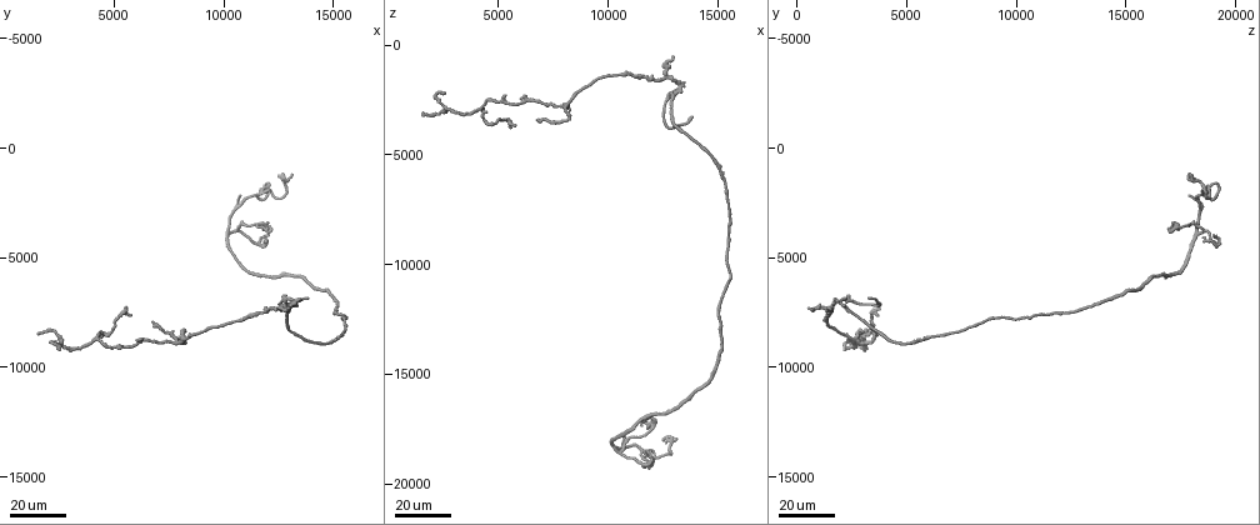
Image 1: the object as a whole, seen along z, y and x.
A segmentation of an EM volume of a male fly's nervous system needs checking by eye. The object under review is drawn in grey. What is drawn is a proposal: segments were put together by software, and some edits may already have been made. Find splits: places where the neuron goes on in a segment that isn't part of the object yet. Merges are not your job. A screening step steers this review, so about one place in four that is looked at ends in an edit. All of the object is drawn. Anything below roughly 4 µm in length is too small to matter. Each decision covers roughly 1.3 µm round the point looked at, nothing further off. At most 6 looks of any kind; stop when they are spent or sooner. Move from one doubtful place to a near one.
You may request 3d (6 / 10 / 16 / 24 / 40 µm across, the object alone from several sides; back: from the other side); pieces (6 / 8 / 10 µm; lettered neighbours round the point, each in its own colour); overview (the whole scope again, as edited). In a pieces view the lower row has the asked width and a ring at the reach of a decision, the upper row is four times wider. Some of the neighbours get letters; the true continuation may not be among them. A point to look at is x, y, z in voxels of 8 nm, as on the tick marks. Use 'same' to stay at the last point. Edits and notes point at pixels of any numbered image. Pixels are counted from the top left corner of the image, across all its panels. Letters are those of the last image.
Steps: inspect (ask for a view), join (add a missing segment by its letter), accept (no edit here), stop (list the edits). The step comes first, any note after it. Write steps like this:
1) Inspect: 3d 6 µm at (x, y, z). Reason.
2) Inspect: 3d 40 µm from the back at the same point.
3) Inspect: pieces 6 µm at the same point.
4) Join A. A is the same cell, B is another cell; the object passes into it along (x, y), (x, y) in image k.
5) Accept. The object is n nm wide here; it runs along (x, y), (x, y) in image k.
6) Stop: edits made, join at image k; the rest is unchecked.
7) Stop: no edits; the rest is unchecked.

Inspect: 3d 24 µm at (10800, 2200, 17900). An open end.

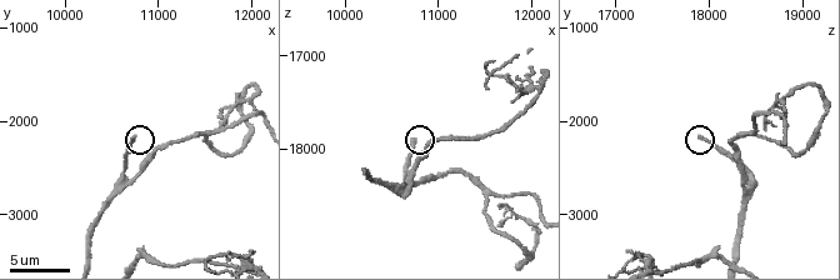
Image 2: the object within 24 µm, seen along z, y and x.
Inspect: 3d 6 µm at (10750, 2200, 17900).

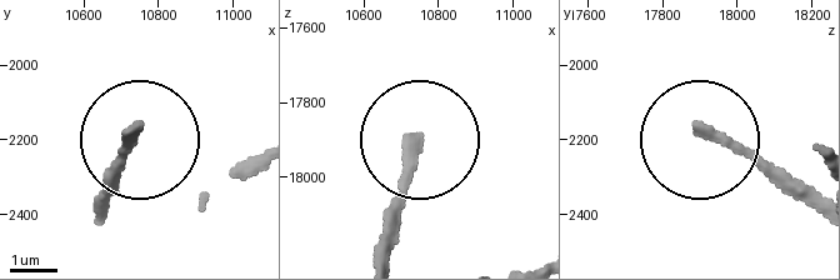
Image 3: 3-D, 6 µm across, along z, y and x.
Inspect: pieces 10 µm at (10730, 2170, 17910).

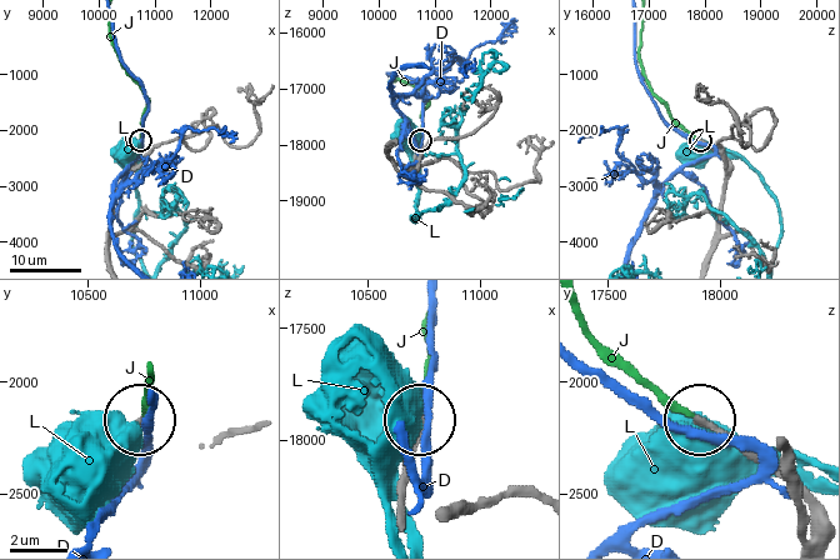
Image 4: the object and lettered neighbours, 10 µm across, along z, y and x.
Join J. J is the same cell, D and L are other cells; it goes on there.

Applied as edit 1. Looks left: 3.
Inspect: overview.

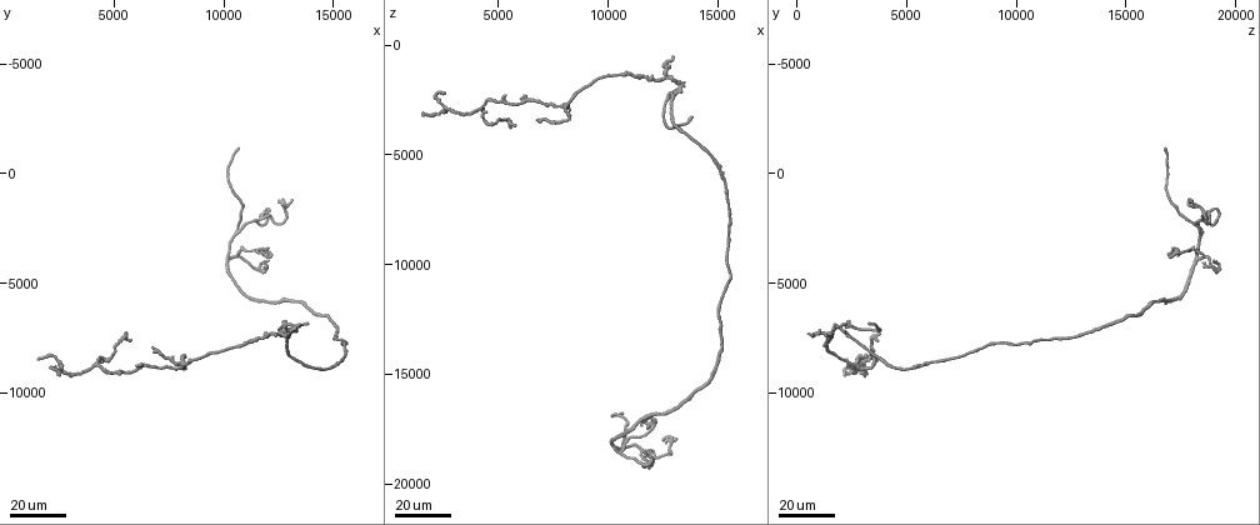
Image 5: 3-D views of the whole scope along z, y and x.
Inspect: 3d 24 µm at (12100, 4000, 18900). Tapers out.

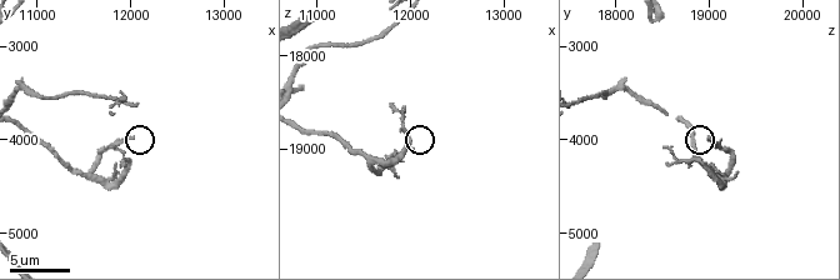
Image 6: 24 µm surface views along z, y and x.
Inspect: pieces 6 µm at (12000, 3950, 19000). See the neighbours.

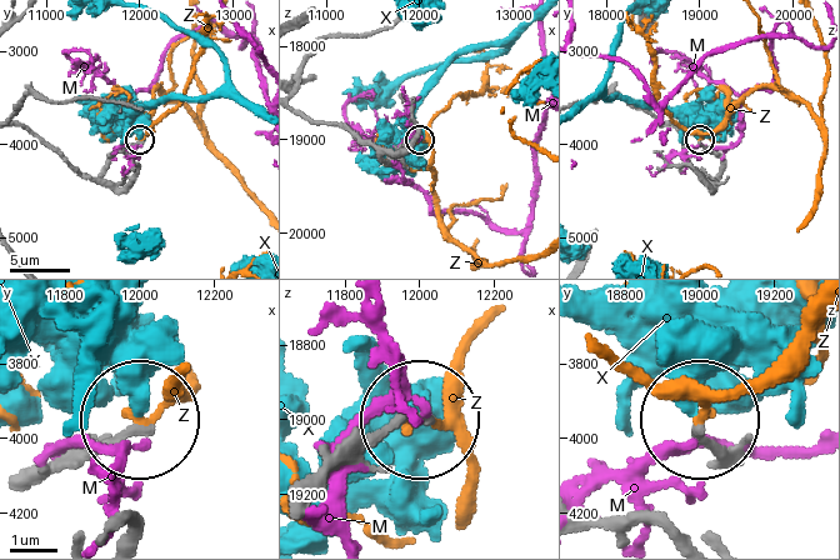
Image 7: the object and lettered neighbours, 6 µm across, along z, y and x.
Accept. The object is 180 nm wide here; M, X and Z are other cells; it runs along (43, 479), (134, 424) in image 7; no lettered segment goes on from it.

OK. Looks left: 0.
Stop: edits made, join at image 4; the rest is unchecked.

